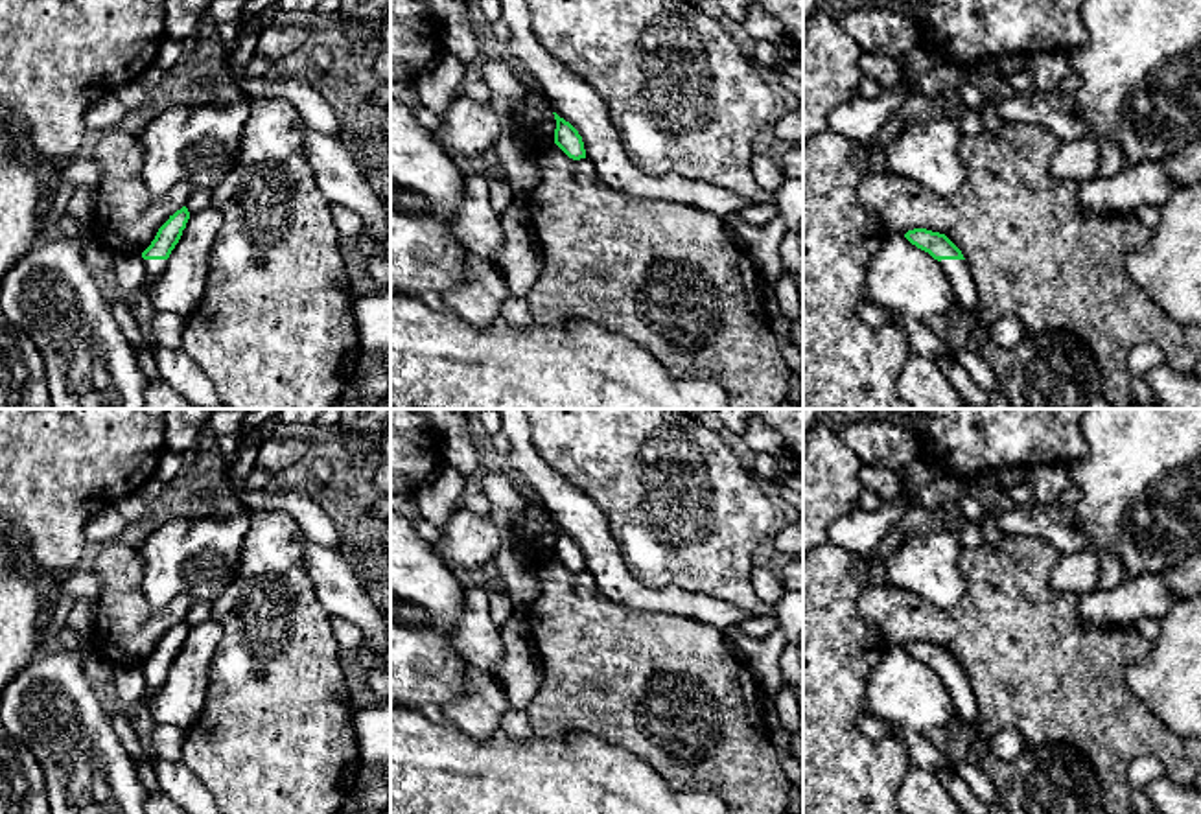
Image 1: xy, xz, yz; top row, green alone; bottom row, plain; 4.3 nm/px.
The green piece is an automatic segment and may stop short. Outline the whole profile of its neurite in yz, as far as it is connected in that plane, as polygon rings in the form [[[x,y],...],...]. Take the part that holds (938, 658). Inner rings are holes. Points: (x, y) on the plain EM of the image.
[[[927,641],[908,643],[904,650],[939,674],[947,692],[952,698],[956,718],[973,731],[980,722],[978,704],[971,680],[962,663],[945,646]]]

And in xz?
[[[556,525],[553,527],[556,532],[554,556],[573,573],[586,571],[584,554],[578,543]]]

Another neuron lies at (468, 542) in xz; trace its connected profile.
[[[459,506],[442,527],[442,538],[433,545],[442,562],[455,571],[481,573],[496,560],[501,536],[494,521]]]

